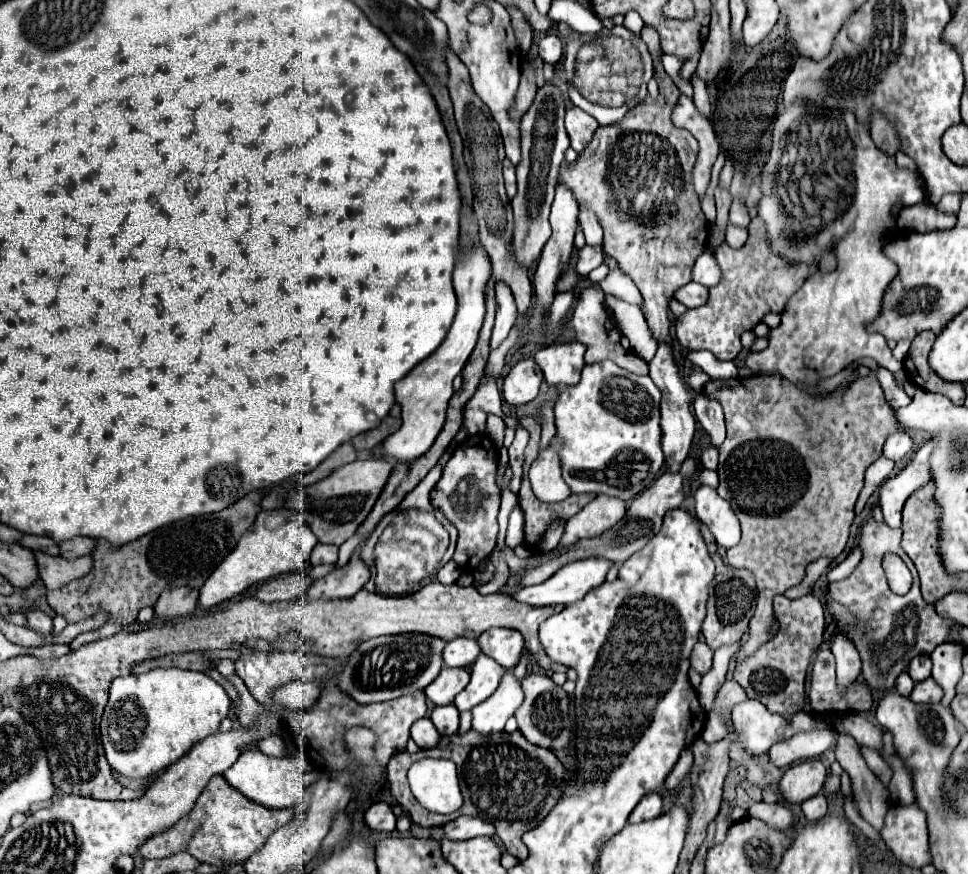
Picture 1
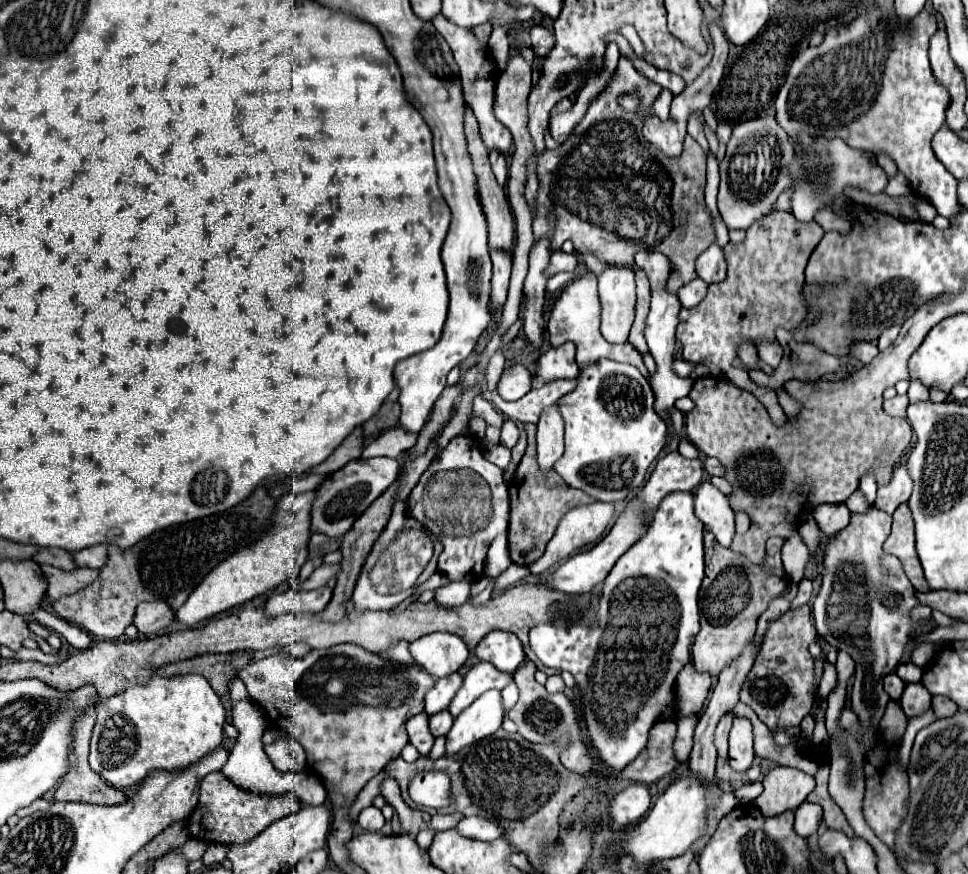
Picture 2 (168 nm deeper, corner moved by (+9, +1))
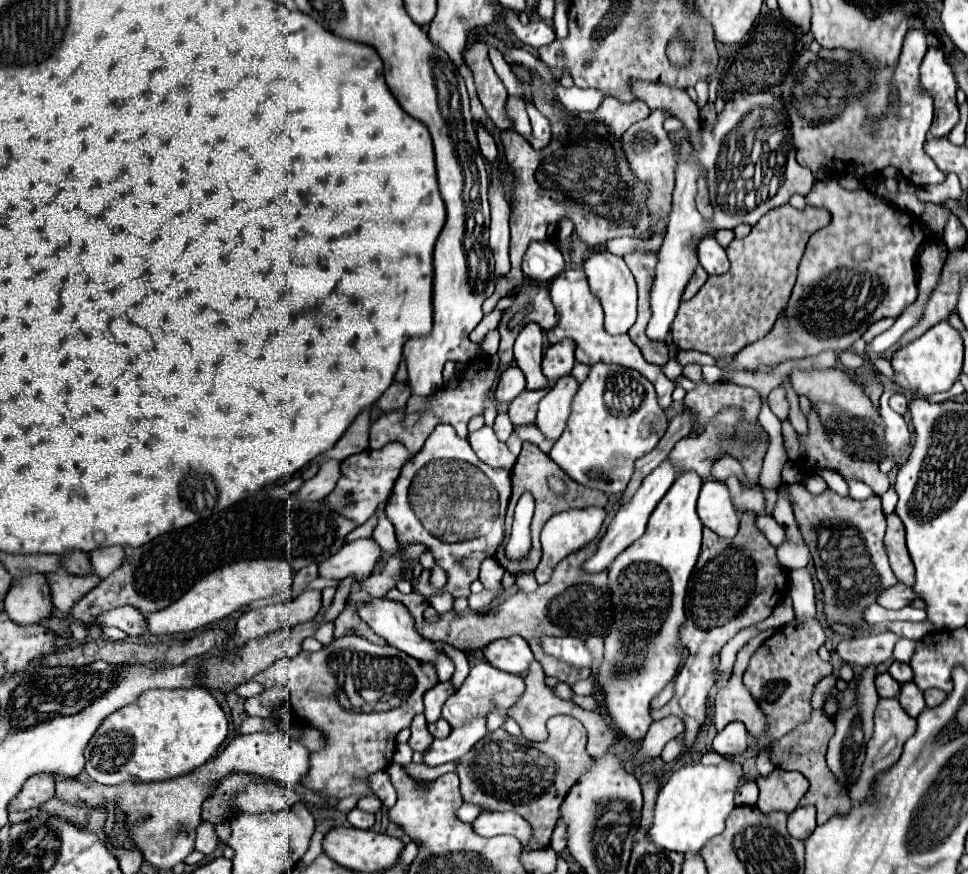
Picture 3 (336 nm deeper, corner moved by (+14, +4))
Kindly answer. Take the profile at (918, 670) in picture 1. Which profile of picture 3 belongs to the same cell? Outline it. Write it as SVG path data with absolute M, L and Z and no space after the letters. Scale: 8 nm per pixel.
M892 662L892 666L890 666L888 672L890 672L892 678L898 680L900 684L912 680L912 668L910 668L910 664L904 664L904 662Z

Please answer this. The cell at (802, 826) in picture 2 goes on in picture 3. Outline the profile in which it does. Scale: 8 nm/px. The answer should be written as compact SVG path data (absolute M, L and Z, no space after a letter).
M798 806L788 816L788 832L798 838L806 840L816 828L816 808L814 806Z

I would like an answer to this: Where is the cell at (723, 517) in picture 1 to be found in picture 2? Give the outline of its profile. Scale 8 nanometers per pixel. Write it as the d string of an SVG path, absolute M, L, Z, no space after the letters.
M703 481L695 491L695 515L715 539L729 547L735 535L735 515L727 495L723 495L709 481Z

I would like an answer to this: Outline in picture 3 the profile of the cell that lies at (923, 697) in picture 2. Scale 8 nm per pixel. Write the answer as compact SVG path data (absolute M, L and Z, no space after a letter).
M906 682L906 684L902 684L902 690L900 690L898 700L900 700L902 708L904 708L912 718L916 718L916 716L926 708L922 690L920 690L914 682Z

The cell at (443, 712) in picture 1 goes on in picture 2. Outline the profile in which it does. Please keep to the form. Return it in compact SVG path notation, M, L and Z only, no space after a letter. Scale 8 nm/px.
M439 711L437 715L429 717L429 729L435 737L445 737L453 725L453 717L449 711Z

